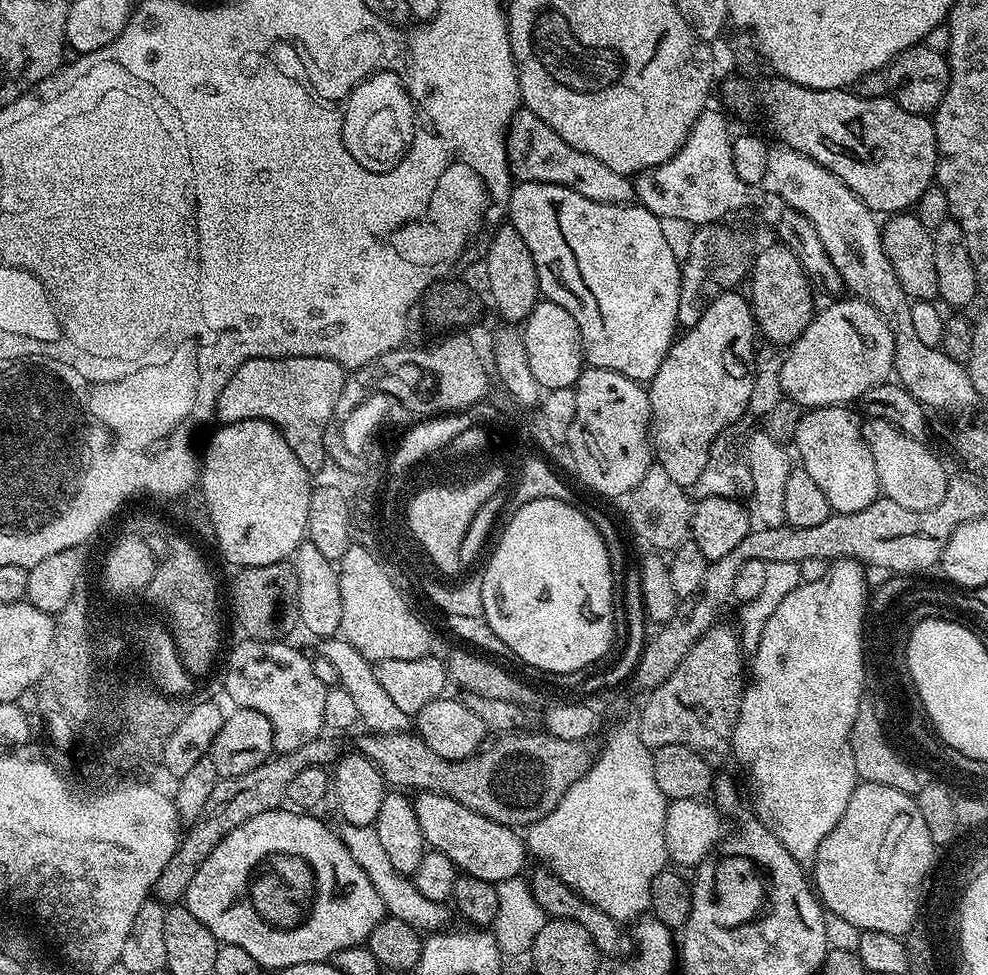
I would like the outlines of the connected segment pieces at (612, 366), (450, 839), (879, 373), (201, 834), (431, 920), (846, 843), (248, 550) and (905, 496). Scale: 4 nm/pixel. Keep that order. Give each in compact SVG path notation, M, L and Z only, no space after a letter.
M525 180L513 187L508 199L507 219L516 227L518 234L522 234L526 247L530 249L530 258L534 258L534 266L538 270L538 282L543 299L558 302L558 306L565 308L574 317L574 322L578 322L578 334L584 347L585 361L591 367L614 370L637 382L650 382L654 378L654 374L658 374L658 366L662 366L666 354L672 349L678 336L676 319L678 318L678 298L680 297L681 261L678 259L678 252L676 256L667 234L664 233L663 226L665 227L665 225L662 220L636 202L631 204L590 202L590 198L582 198L582 194L578 194L566 186L539 184L533 180Z
M441 792L419 793L412 800L412 809L418 818L418 826L422 826L425 845L433 852L446 854L463 875L498 885L525 871L526 844L517 829L482 818L482 814L462 806L462 802L454 802L454 798L443 796Z
M847 299L821 312L819 309L806 330L783 353L781 390L801 409L851 405L866 390L885 383L893 375L896 346L886 318L865 300Z
M327 735L315 736L306 746L298 746L298 750L290 750L273 755L265 764L258 766L258 770L250 770L250 774L225 776L220 778L202 806L201 813L195 821L187 825L186 831L181 835L180 843L176 845L174 854L170 854L170 862L162 866L162 874L154 882L151 895L165 906L176 906L184 899L190 890L190 882L194 882L194 874L198 874L198 866L210 858L210 850L226 838L242 822L250 822L250 818L258 818L258 814L273 812L275 808L285 803L286 793L290 781L302 770L310 770L317 766L335 765L338 759L336 744Z
M344 824L341 829L339 829L338 835L343 840L346 850L350 852L350 858L354 858L354 862L358 862L358 866L362 868L366 878L370 878L370 886L374 886L374 890L378 890L378 898L382 898L385 913L389 917L409 923L421 934L437 933L449 927L449 905L430 902L426 898L422 898L422 894L418 894L416 885L412 883L411 879L400 876L394 870L394 866L390 866L384 848L378 842L375 827L367 828L366 826Z
M857 783L838 826L818 846L814 888L820 903L860 932L907 937L920 915L925 829L913 797L890 786Z
M247 420L220 424L217 429L202 448L202 463L198 468L198 492L213 526L214 544L237 569L285 563L306 540L310 494L314 487L313 481L308 481L309 472L294 458L294 450L290 450L280 429L270 422Z
M869 419L866 435L870 454L874 454L874 470L878 470L880 490L887 499L898 502L898 506L906 506L906 510L930 510L942 502L948 489L950 472L927 448L929 445L925 441L907 436L885 420Z

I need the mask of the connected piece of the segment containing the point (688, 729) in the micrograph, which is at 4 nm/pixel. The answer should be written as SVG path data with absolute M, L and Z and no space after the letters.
M717 623L694 642L678 670L662 686L647 693L648 701L639 709L642 742L653 750L662 746L690 746L690 750L702 753L708 764L719 766L732 751L732 731L745 687L746 653L740 647L737 629Z

